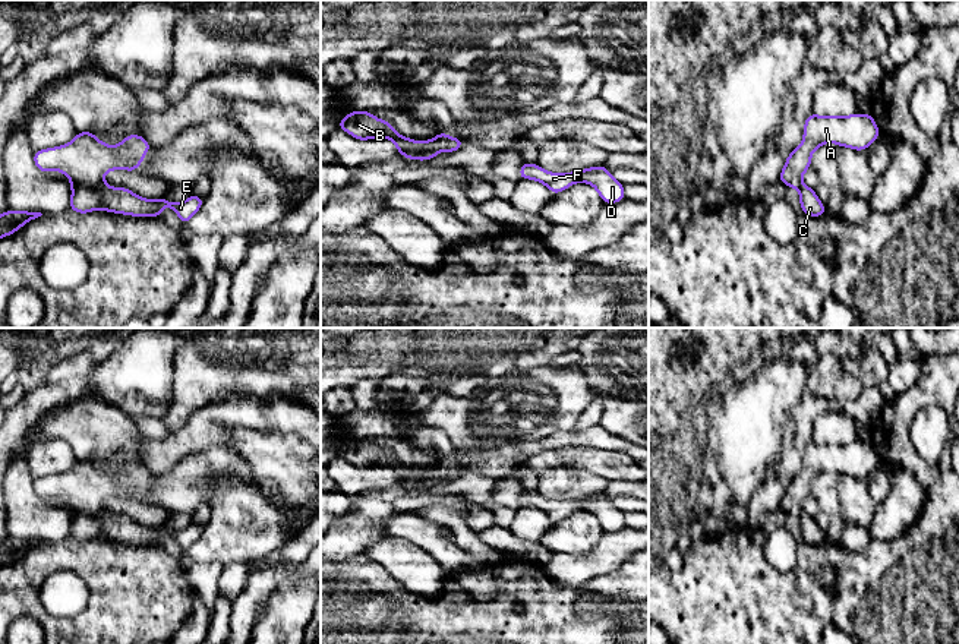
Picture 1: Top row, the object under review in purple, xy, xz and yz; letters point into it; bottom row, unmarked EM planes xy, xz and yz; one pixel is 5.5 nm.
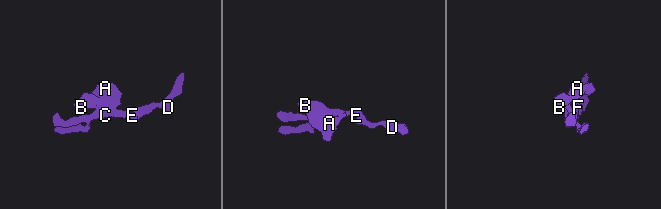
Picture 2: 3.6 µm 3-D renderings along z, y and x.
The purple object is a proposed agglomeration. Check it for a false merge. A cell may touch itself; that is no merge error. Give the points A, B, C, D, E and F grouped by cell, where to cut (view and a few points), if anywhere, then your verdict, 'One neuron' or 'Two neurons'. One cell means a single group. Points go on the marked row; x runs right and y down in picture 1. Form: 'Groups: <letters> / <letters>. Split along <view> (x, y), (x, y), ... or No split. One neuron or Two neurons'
Groups: A B C D E F. No split. One neuron

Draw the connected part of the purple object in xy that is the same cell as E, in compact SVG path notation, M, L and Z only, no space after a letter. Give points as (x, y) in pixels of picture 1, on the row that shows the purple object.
M78 132L69 143L34 151L34 164L42 173L61 171L70 180L69 208L78 214L98 209L132 217L160 217L170 206L182 224L201 209L204 198L190 195L183 202L165 198L145 199L127 187L110 187L104 174L111 170L138 171L145 154L152 148L143 136L127 135L116 146L98 141L92 132Z

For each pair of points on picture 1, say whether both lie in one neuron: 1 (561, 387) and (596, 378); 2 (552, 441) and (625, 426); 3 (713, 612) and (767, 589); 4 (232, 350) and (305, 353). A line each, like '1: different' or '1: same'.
1: different
2: different
3: same
4: same

